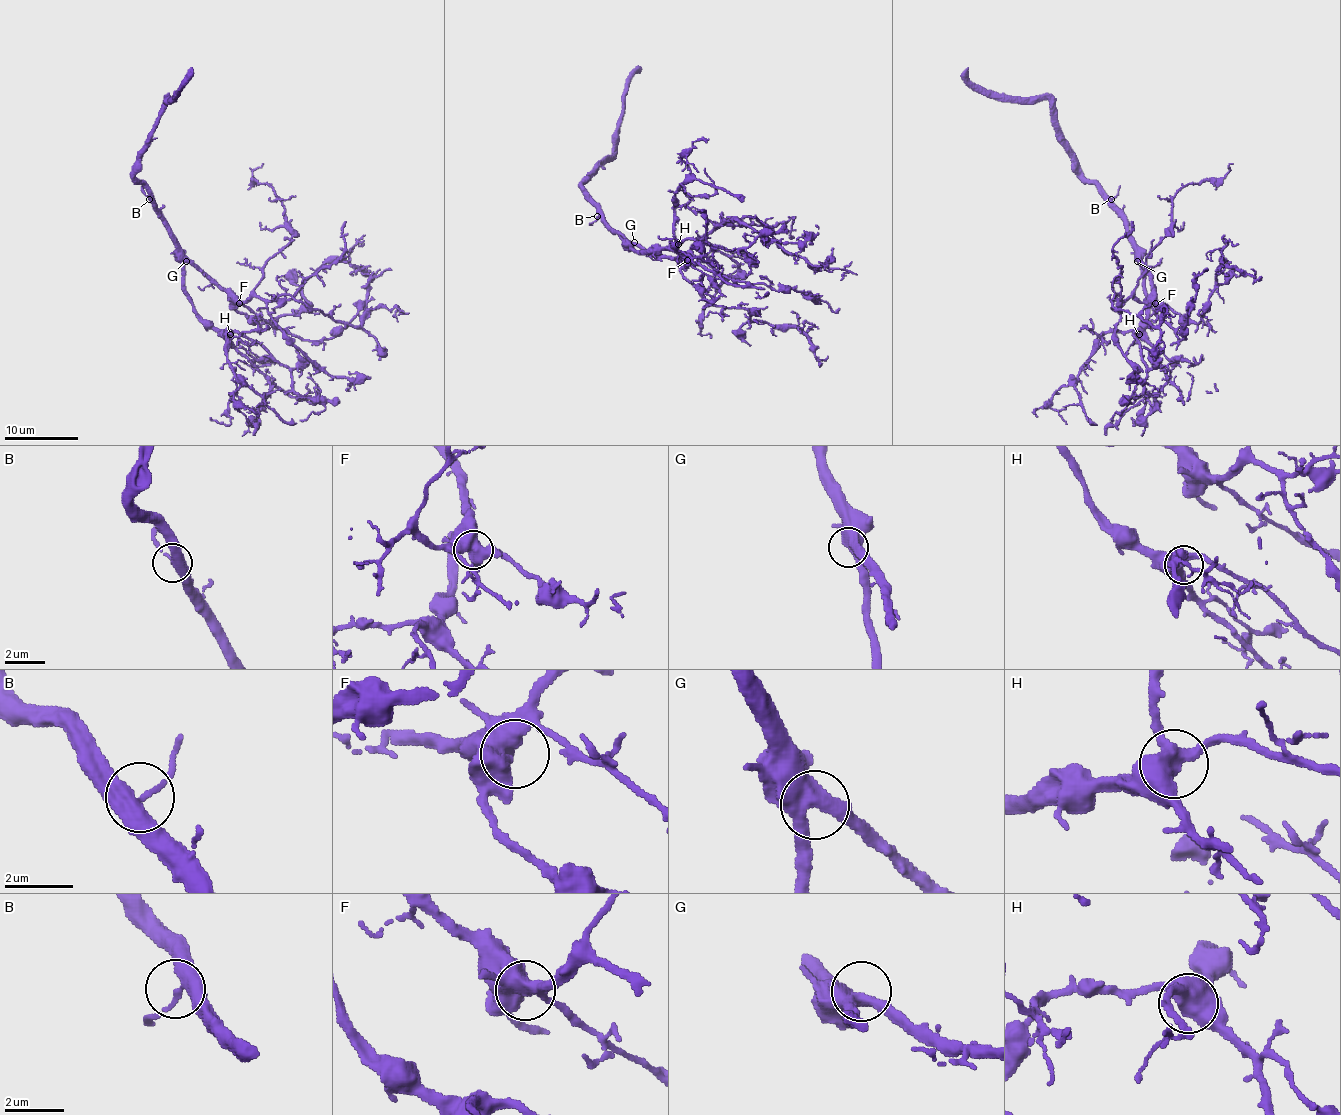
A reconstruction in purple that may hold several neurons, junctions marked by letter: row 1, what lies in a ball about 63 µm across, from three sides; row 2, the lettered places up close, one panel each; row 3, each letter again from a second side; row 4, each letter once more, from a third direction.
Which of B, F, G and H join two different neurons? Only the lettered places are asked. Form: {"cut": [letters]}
{"cut": []}

